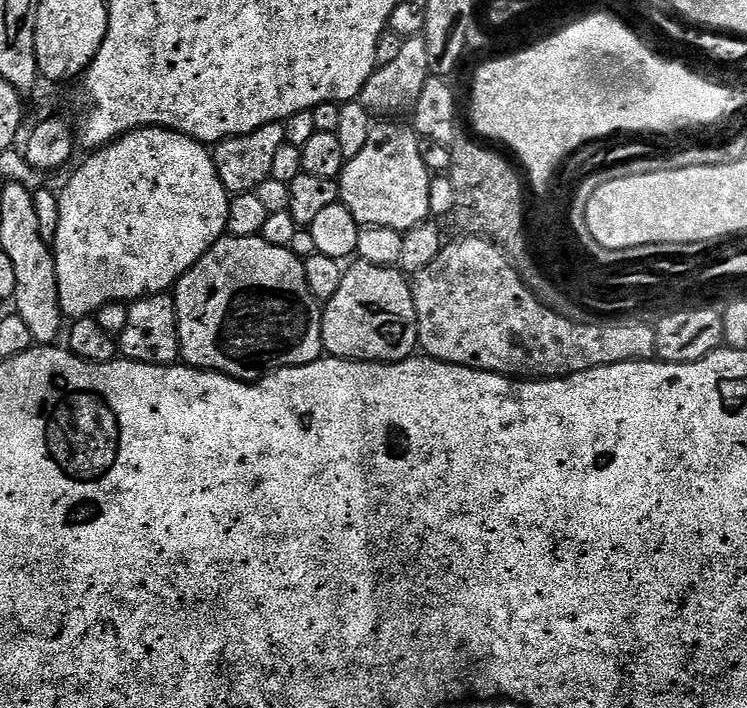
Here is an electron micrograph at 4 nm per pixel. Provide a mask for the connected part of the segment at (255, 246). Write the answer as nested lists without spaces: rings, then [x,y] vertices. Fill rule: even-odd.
[[[221,236],[220,240],[212,245],[210,251],[180,278],[174,289],[176,302],[176,317],[178,318],[178,338],[180,339],[180,354],[183,363],[190,368],[202,368],[205,372],[221,372],[224,376],[232,376],[235,380],[247,380],[255,382],[270,372],[276,372],[280,368],[293,368],[309,364],[321,359],[324,352],[322,342],[322,308],[318,301],[310,294],[310,286],[306,286],[306,270],[304,260],[292,253],[291,247],[283,248],[266,242],[259,236]]]

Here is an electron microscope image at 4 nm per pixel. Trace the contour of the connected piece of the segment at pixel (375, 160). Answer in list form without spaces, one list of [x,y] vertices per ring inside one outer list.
[[[380,122],[370,130],[366,146],[354,158],[346,161],[344,172],[340,176],[340,203],[354,214],[354,218],[365,228],[386,226],[400,233],[410,231],[414,226],[425,223],[430,216],[430,186],[433,177],[428,171],[426,162],[422,162],[420,153],[421,137],[411,127],[403,128],[400,122]]]

